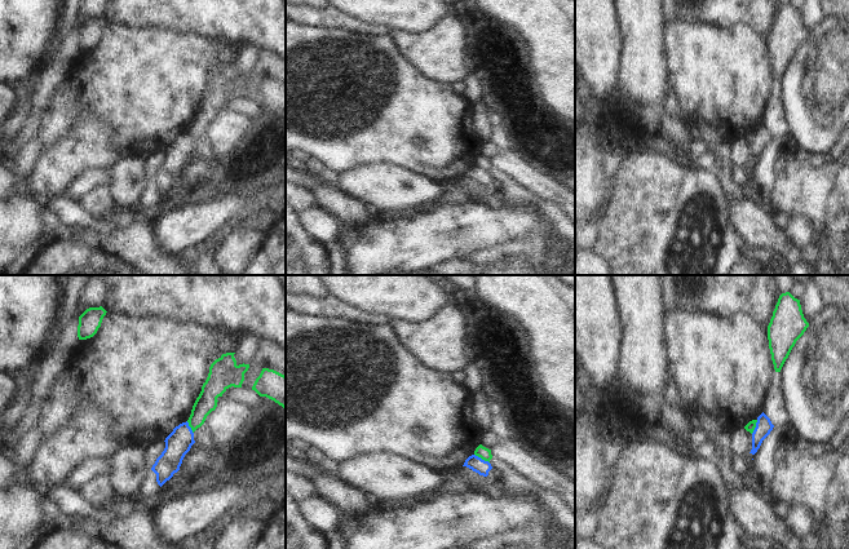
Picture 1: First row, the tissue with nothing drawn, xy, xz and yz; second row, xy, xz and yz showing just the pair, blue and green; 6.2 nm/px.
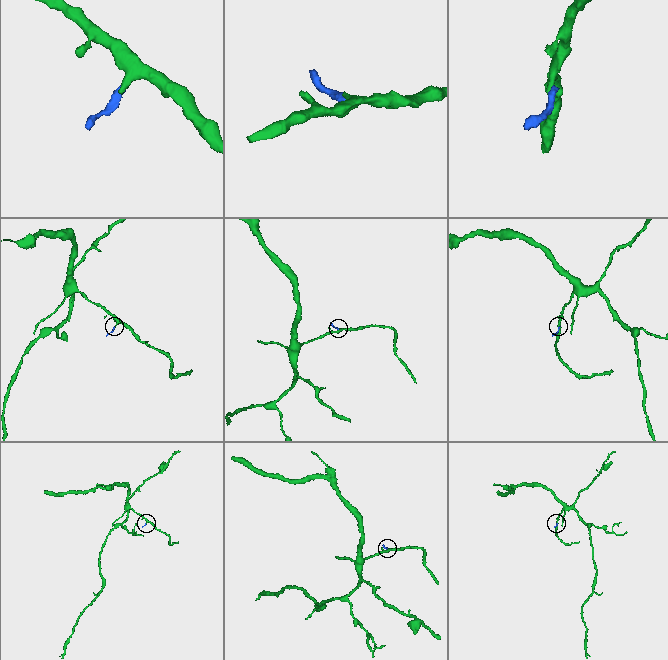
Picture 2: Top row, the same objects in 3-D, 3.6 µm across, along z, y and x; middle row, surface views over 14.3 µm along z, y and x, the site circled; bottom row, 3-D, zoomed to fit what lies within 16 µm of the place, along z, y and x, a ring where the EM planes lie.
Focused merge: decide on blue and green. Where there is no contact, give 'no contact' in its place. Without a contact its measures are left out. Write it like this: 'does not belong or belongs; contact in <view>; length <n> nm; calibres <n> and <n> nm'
does not belong; contact in xz; length 110 nm; calibres 90 and 80 nm

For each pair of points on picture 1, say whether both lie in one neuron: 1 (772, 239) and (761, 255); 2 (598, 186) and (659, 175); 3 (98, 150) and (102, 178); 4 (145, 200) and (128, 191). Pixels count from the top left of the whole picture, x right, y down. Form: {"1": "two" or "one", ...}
{"1": "two", "2": "two", "3": "two", "4": "two"}

